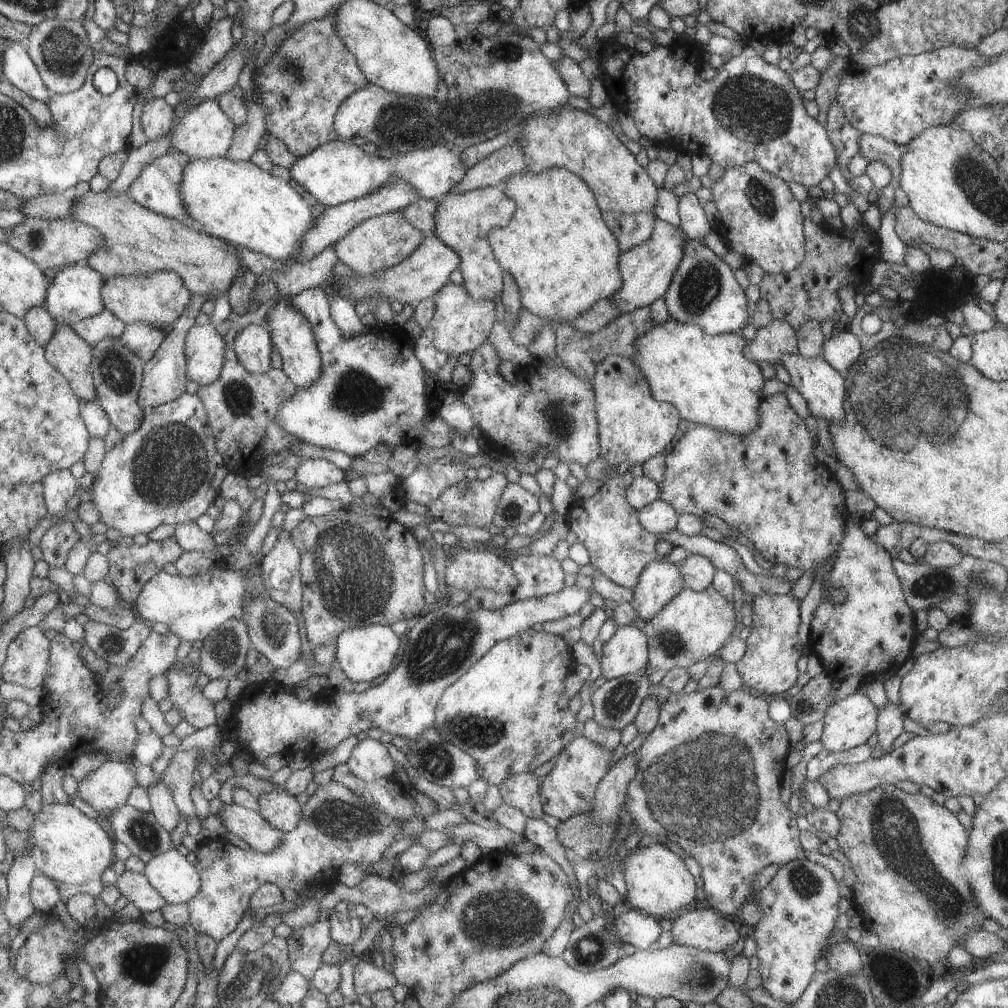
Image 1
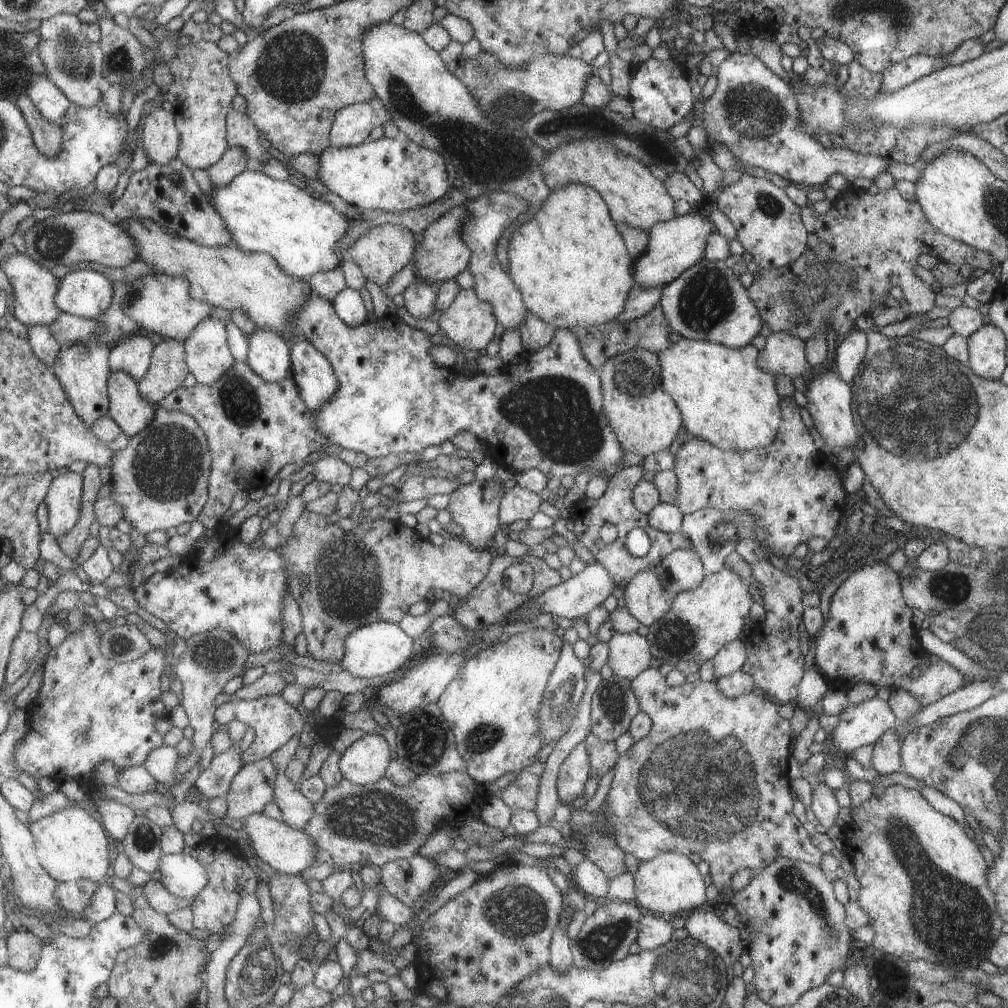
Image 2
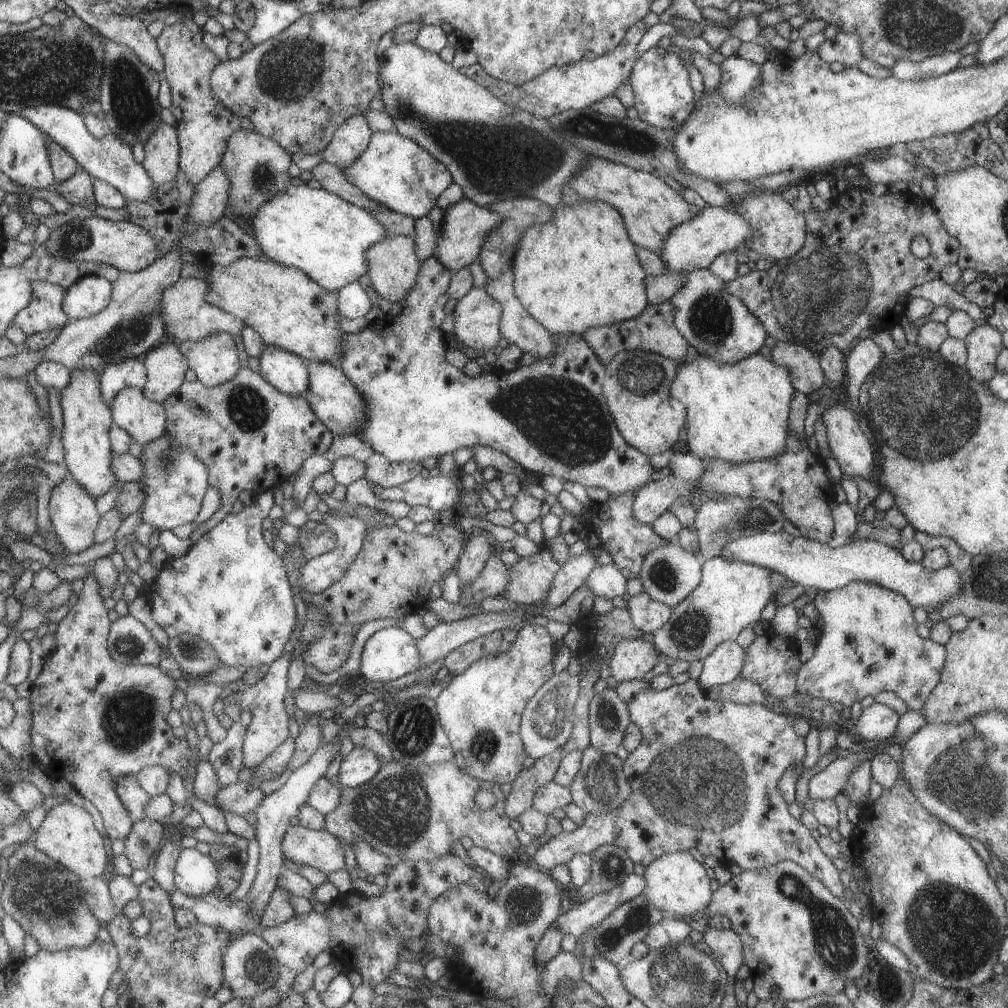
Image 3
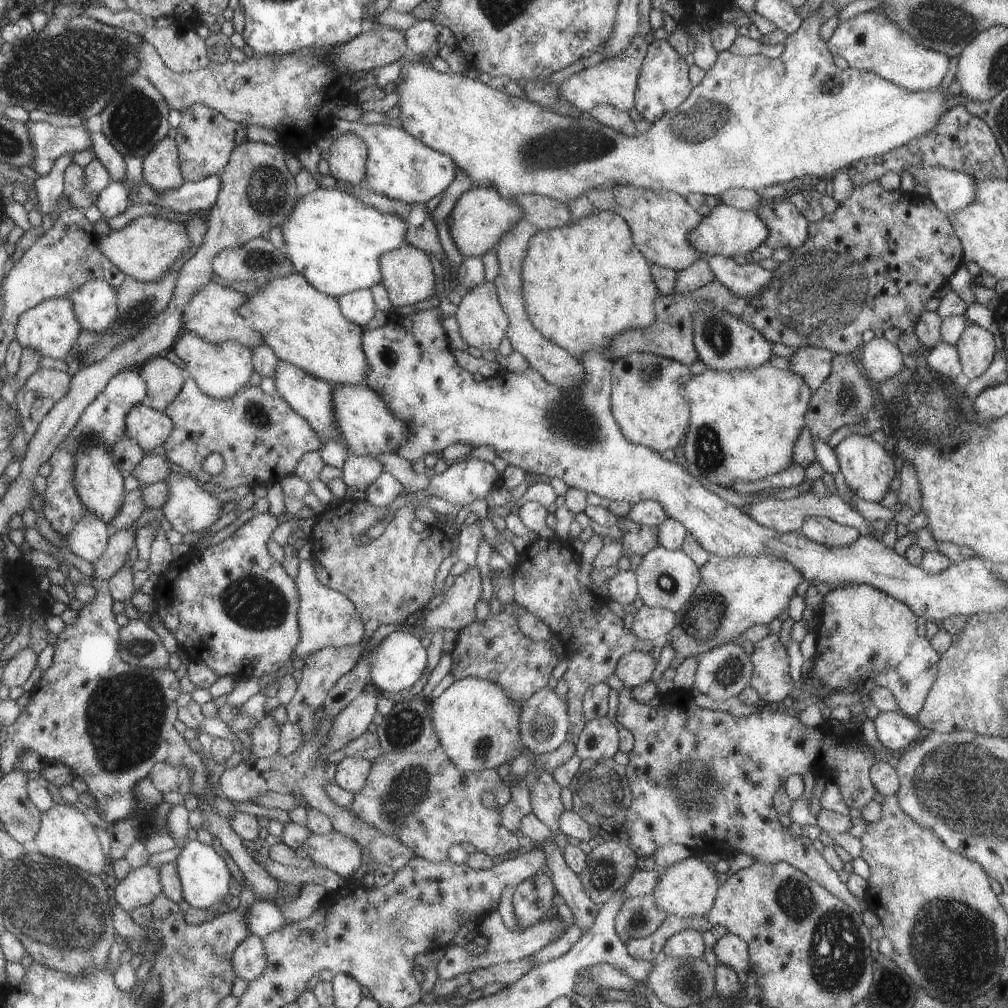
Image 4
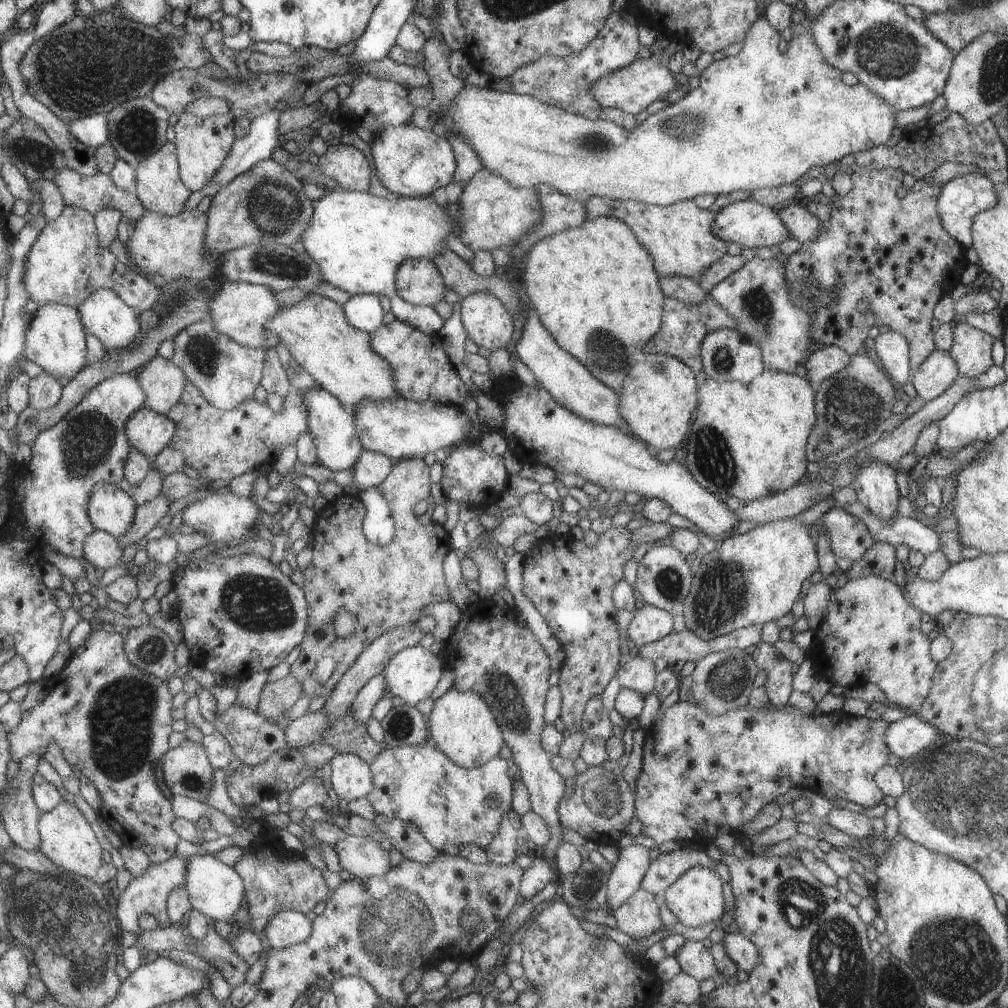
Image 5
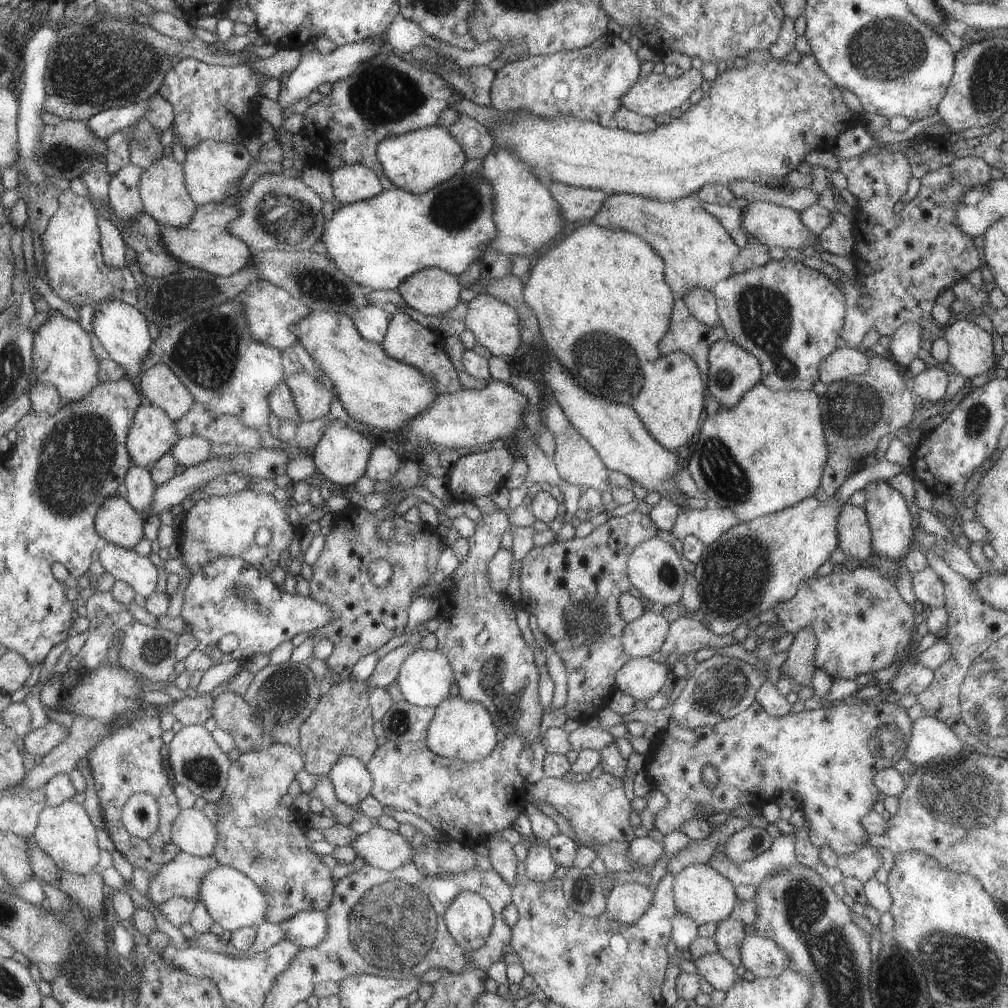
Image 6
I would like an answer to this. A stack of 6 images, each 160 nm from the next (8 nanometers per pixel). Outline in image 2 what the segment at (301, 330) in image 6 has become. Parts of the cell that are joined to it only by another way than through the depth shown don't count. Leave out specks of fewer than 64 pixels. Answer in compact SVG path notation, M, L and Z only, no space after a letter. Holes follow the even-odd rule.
M127 219L119 221L119 224L128 232L138 246L138 260L152 267L155 274L163 274L176 277L187 277L191 281L191 294L196 299L206 302L210 306L221 306L225 310L241 311L256 324L259 329L280 334L284 329L284 322L298 311L298 308L306 301L309 286L299 282L297 277L287 275L267 253L247 252L231 244L211 247L199 244L187 237L180 237L169 232L163 225L151 219Z

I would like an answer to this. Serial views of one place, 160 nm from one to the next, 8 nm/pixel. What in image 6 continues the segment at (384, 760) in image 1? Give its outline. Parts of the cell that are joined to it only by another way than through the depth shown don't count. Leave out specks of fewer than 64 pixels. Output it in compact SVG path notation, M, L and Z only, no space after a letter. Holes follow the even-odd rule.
M351 755L339 756L327 775L336 799L346 805L361 803L373 786L364 762Z

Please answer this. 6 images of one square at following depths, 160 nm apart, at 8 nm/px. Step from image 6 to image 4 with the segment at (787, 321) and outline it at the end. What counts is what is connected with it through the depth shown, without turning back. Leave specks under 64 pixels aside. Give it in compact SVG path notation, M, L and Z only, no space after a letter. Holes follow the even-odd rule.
M712 255L705 258L715 279L739 298L753 298L771 280L771 272L755 262L735 264L731 257Z

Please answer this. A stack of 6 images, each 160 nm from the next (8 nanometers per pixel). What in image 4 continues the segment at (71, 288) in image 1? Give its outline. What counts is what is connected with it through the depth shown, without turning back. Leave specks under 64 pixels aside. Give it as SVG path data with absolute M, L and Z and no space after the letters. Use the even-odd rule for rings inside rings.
M95 280L71 293L74 310L84 331L107 334L119 318L119 292L105 280Z

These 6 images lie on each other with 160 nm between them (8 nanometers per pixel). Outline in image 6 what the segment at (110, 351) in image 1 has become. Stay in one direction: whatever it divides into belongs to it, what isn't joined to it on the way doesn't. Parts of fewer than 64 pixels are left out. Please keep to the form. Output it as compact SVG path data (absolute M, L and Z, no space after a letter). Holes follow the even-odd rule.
M141 406L135 415L127 446L133 463L150 468L181 440L180 430L164 408Z

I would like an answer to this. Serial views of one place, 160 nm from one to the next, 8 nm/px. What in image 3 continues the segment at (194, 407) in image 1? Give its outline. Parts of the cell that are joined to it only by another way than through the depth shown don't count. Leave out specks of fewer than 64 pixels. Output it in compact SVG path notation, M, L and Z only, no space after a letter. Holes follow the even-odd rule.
M169 432L142 448L139 458L144 466L144 475L138 483L143 487L146 497L141 510L141 520L162 531L171 531L181 524L193 522L201 512L207 492L207 465L190 446L180 445Z

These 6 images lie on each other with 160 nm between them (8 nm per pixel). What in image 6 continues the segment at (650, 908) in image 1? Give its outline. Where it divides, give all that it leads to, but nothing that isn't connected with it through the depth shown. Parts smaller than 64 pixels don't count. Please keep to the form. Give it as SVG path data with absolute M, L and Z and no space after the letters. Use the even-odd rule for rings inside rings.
M693 863L682 868L674 875L672 888L676 910L683 916L693 919L697 926L725 920L727 914L733 910L733 906L736 906L733 883L727 880L727 877L715 872L715 869L707 863Z

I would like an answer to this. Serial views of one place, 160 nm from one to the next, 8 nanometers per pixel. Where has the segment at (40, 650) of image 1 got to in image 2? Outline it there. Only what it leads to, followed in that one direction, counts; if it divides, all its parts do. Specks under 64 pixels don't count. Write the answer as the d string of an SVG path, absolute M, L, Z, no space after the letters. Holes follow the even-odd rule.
M22 630L14 640L14 650L6 670L6 683L15 684L31 666L31 662L39 654L39 634Z

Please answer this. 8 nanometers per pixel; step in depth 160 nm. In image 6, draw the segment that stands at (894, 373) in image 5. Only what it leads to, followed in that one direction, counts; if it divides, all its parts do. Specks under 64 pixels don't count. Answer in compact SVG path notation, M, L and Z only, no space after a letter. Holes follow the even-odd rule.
M903 323L893 335L889 336L890 342L887 356L893 358L897 364L907 368L908 364L917 357L920 348L920 327L915 323Z

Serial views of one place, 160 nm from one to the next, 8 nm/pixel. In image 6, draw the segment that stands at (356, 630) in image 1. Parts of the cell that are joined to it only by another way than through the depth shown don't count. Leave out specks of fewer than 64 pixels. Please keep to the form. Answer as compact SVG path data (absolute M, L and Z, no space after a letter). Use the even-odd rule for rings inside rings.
M417 647L411 651L399 665L396 684L402 699L411 703L414 707L433 707L441 703L449 692L449 684L453 683L451 676L452 668L449 668L450 661L447 657L437 650L427 650Z

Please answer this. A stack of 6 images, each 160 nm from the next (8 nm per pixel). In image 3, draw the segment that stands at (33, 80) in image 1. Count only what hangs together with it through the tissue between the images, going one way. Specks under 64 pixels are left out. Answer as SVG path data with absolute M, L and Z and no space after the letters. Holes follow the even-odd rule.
M45 103L40 107L27 107L22 115L36 124L47 136L64 146L90 175L106 180L116 186L127 201L148 201L155 194L155 182L149 176L144 163L139 163L133 156L131 145L128 145L115 133L109 132L103 138L95 138L87 128L81 112L62 104Z

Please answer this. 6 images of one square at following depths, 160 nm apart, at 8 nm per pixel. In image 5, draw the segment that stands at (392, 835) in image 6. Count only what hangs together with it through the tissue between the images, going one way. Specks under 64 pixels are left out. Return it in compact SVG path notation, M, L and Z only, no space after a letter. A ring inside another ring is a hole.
M346 835L332 847L340 858L341 869L353 877L381 876L389 870L389 850L385 841L375 842L369 835Z

